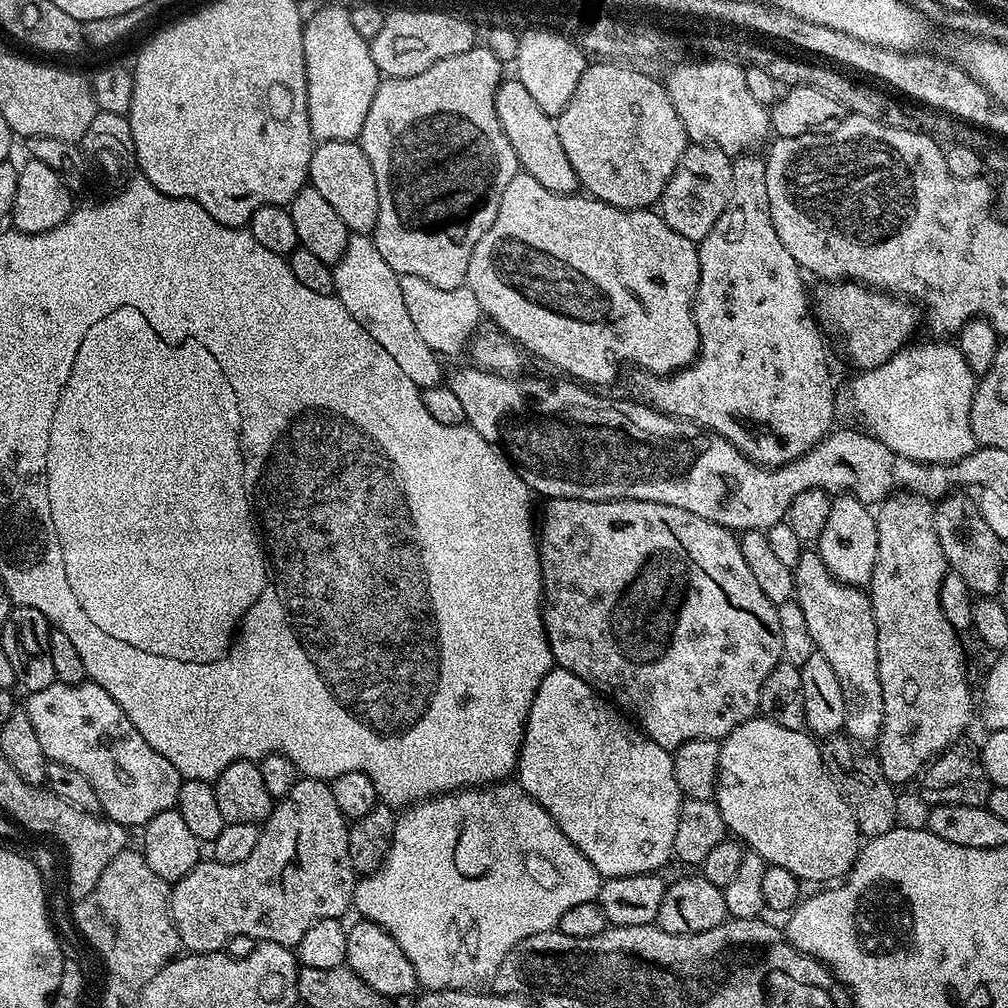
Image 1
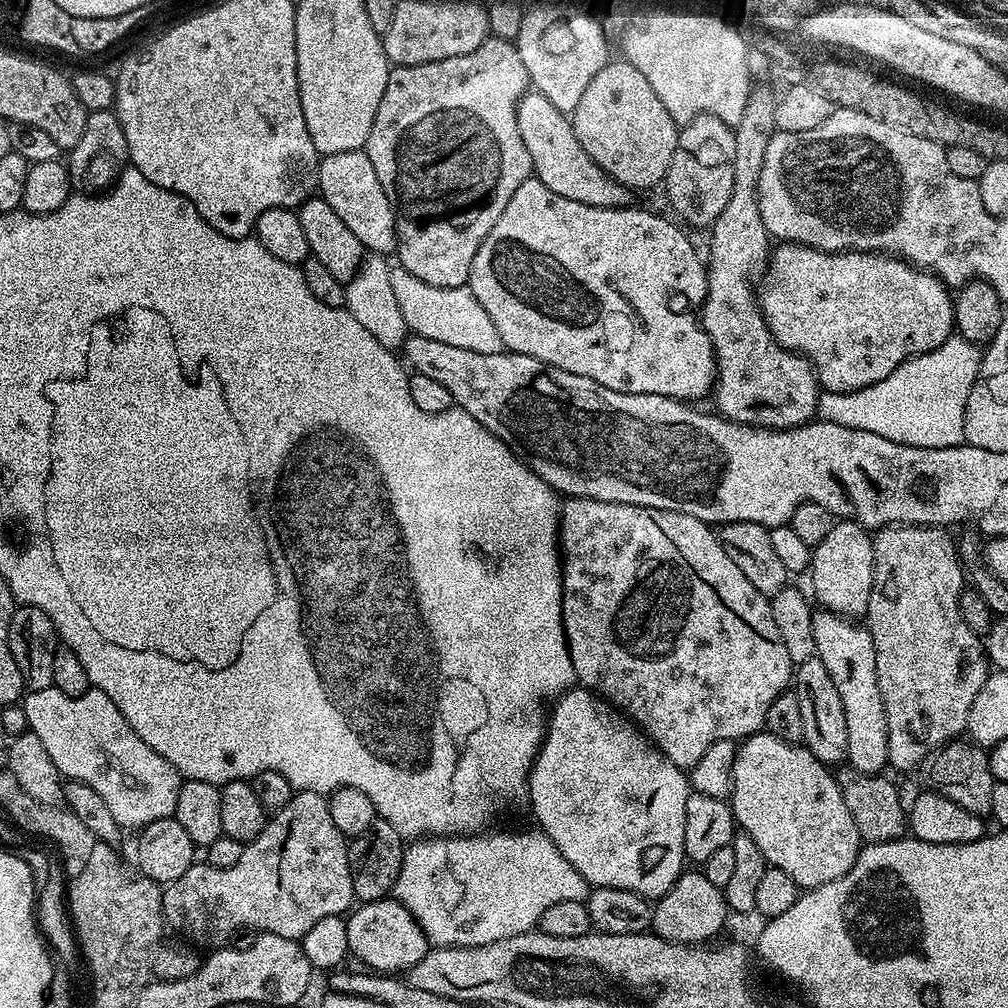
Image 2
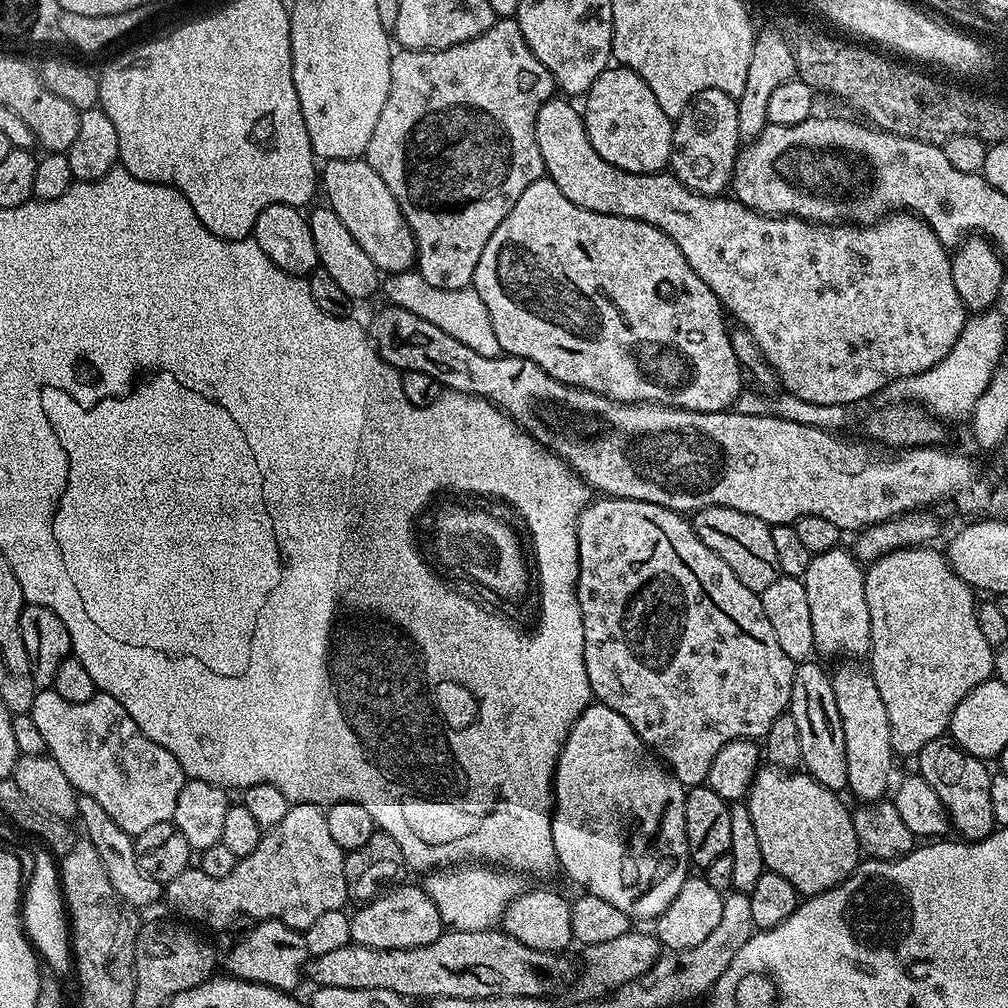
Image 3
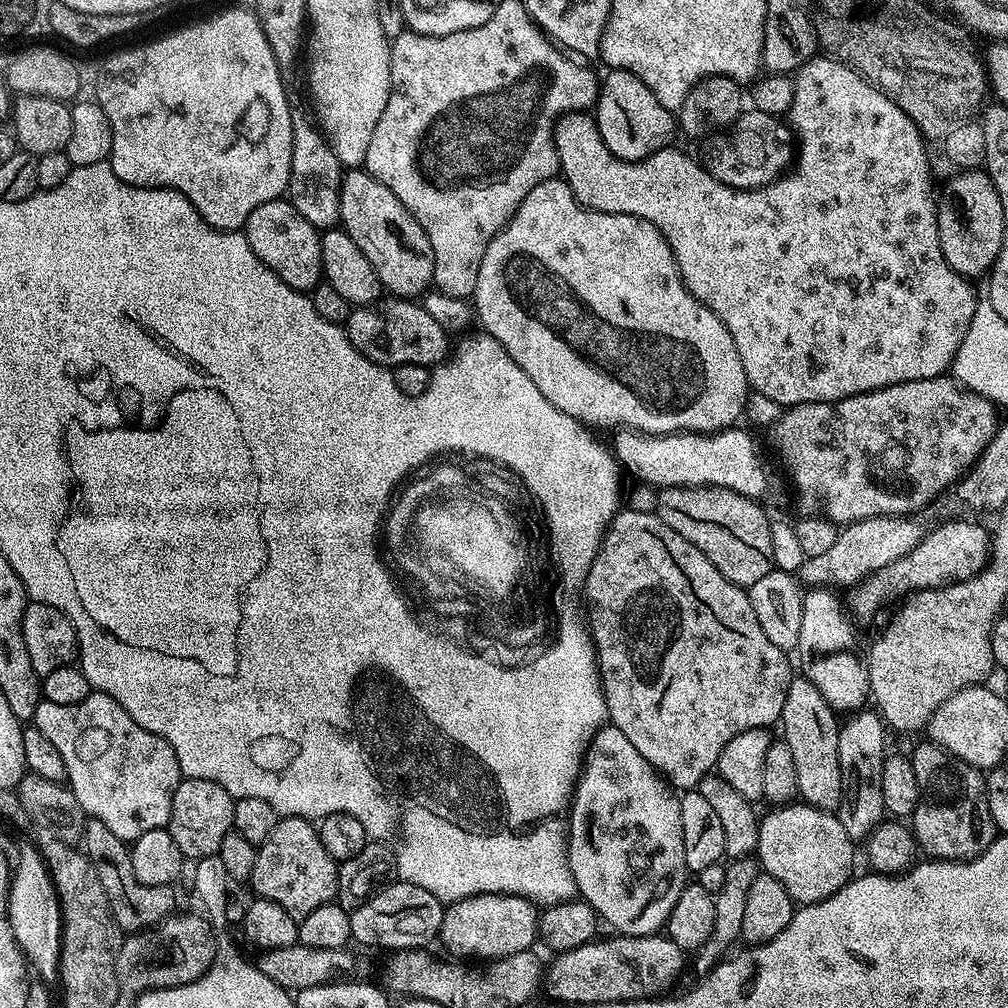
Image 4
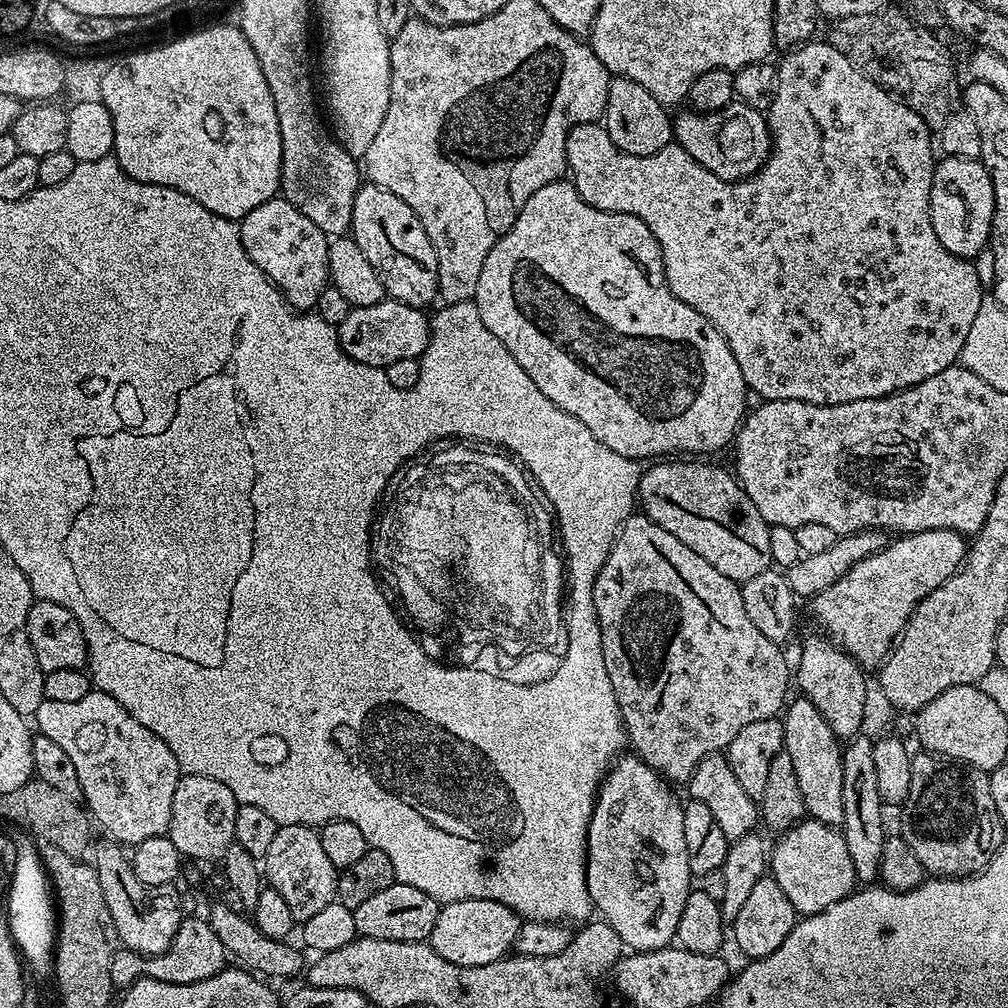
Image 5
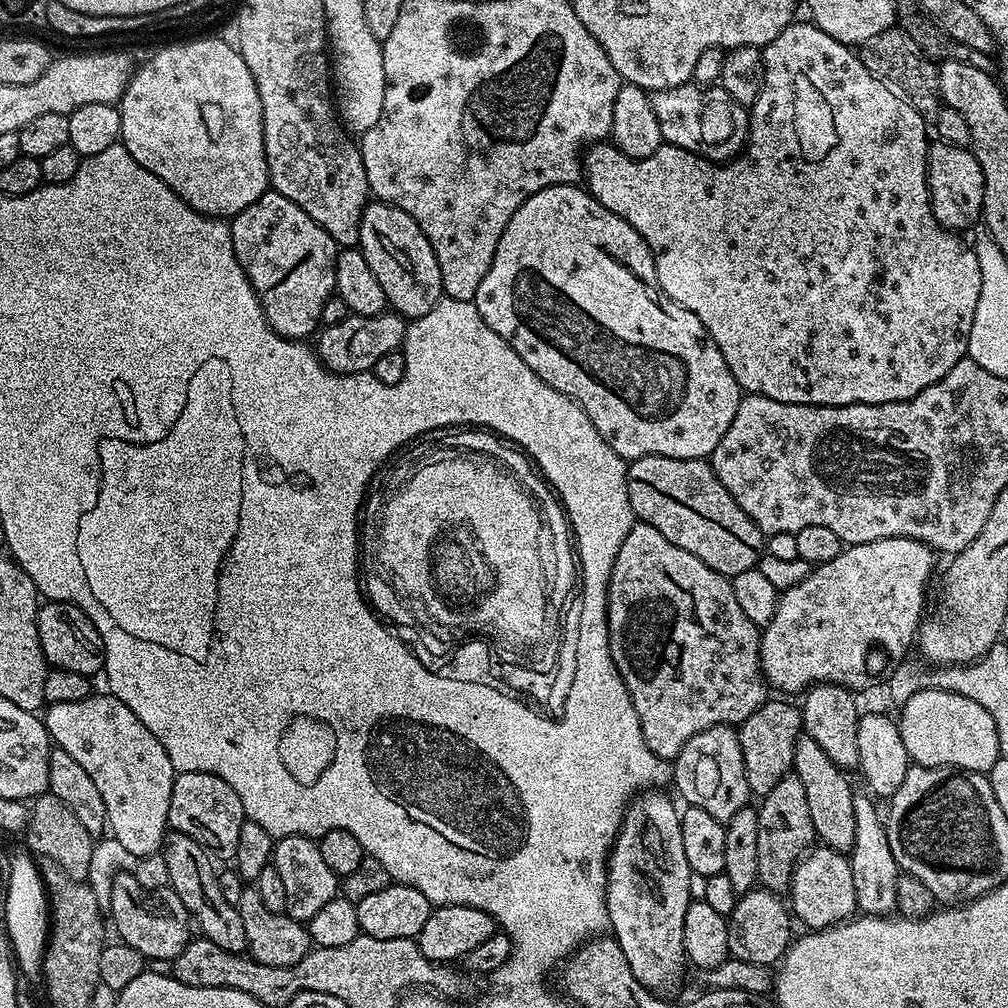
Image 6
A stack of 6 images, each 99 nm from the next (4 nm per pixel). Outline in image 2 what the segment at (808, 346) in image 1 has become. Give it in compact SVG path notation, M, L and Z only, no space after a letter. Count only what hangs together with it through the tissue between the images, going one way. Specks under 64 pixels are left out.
M757 87L746 102L746 110L742 110L742 118L734 125L734 186L730 200L722 214L713 221L710 227L712 237L708 240L708 293L698 312L698 319L704 333L710 338L712 348L716 351L716 383L714 397L719 415L736 424L749 424L755 428L799 428L816 416L816 403L821 394L816 370L805 356L783 348L770 334L764 321L764 313L760 311L757 289L752 288L752 279L765 271L770 259L770 237L762 222L762 214L758 210L756 187L762 172L762 158L766 156L766 146L770 146L770 138L777 132L774 122L776 100L766 89Z

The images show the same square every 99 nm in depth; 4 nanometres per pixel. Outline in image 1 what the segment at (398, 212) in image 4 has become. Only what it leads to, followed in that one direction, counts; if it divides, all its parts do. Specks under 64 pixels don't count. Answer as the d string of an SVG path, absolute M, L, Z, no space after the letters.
M322 140L312 149L308 167L308 184L330 202L330 206L346 222L349 233L368 234L378 218L378 182L370 170L370 158L356 140Z

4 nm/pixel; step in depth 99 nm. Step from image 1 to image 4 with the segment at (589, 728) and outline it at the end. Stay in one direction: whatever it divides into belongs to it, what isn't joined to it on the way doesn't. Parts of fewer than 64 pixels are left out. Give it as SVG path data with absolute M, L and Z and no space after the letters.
M602 726L592 736L588 743L588 750L584 754L580 774L572 794L570 811L566 816L566 835L568 838L568 865L570 874L576 883L579 899L592 905L594 911L600 915L601 921L608 924L622 936L655 936L668 923L670 910L674 910L674 902L678 902L678 894L682 894L685 884L689 883L690 873L686 866L686 850L682 846L682 818L680 817L680 796L674 791L671 784L657 772L642 754L638 754L630 738L622 734L622 730L611 726Z

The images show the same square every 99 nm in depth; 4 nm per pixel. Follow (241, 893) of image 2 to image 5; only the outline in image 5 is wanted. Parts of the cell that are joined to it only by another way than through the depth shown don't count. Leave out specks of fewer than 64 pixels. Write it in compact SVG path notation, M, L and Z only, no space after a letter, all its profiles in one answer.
M281 824L274 834L274 842L262 858L262 876L267 887L278 890L290 906L290 914L298 922L314 918L318 910L336 900L338 870L322 850L320 833L306 824Z

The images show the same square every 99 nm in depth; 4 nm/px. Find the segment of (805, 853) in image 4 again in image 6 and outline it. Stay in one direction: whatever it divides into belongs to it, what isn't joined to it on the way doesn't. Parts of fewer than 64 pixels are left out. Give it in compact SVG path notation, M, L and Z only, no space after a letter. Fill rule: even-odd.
M816 846L800 857L792 872L790 885L790 912L808 930L830 928L853 919L858 909L854 898L854 874L850 870L850 859L833 848ZM800 919L800 920L799 920Z

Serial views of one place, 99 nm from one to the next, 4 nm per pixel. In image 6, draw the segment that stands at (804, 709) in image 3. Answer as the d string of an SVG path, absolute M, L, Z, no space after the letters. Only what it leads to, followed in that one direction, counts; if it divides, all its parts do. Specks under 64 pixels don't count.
M807 734L801 735L794 750L792 763L794 775L802 778L802 786L806 786L806 802L810 805L810 818L814 821L816 839L825 848L833 848L836 852L851 853L854 846L854 789L847 780L845 769L839 768L823 752L822 746L814 742Z

